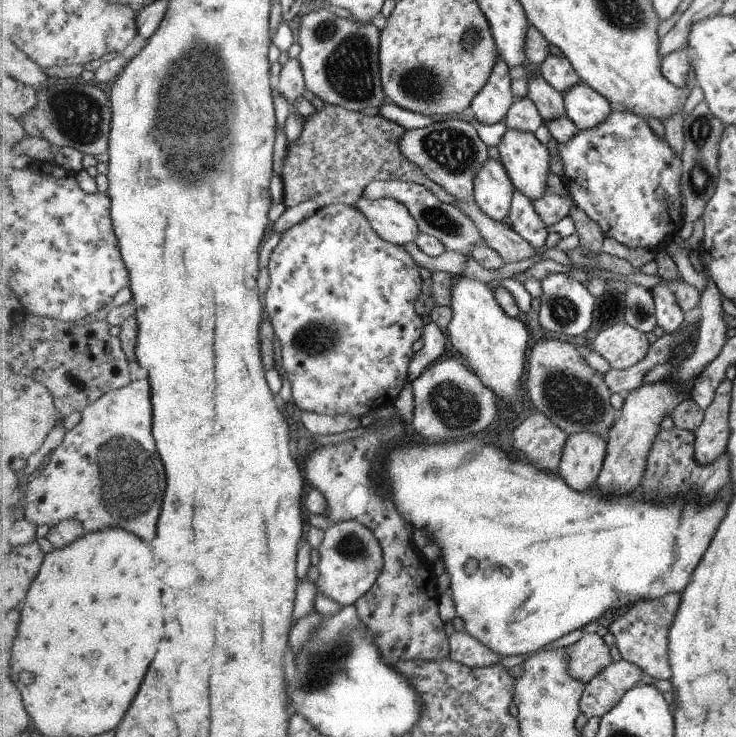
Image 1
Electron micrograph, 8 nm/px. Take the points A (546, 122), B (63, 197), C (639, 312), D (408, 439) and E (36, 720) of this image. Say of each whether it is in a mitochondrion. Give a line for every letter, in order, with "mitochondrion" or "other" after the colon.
A: other
B: other
C: mitochondrion
D: other
E: other

